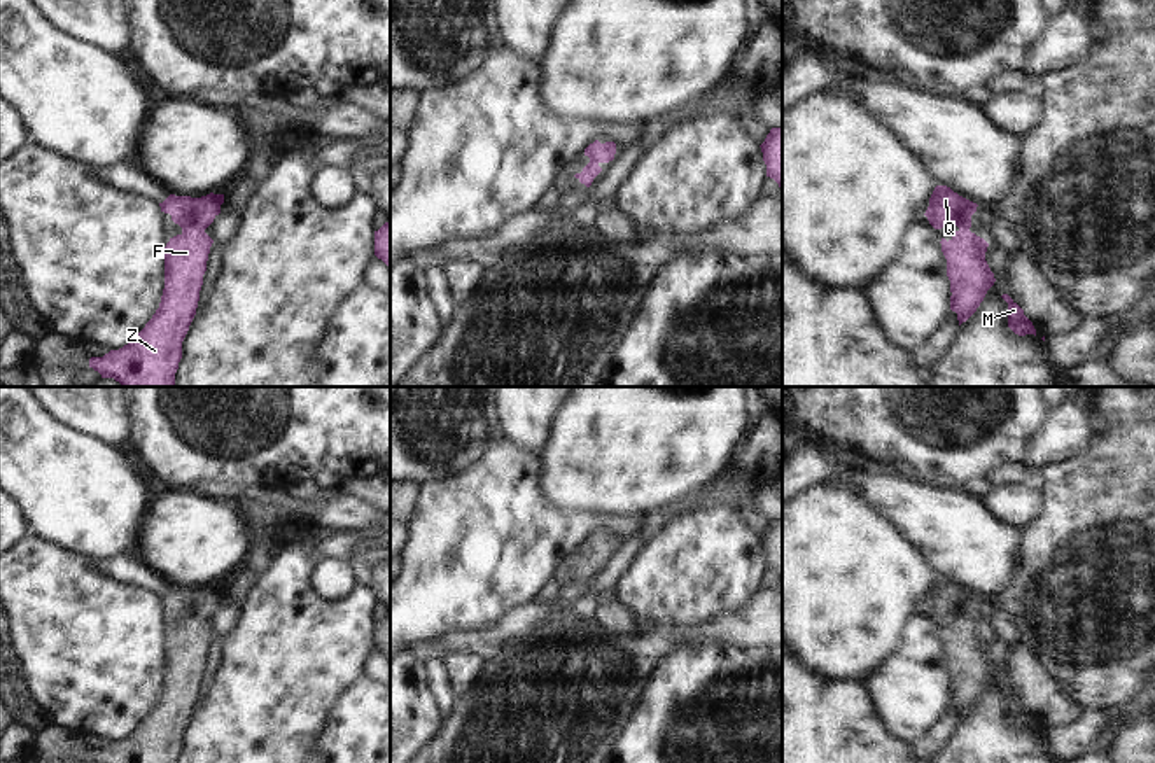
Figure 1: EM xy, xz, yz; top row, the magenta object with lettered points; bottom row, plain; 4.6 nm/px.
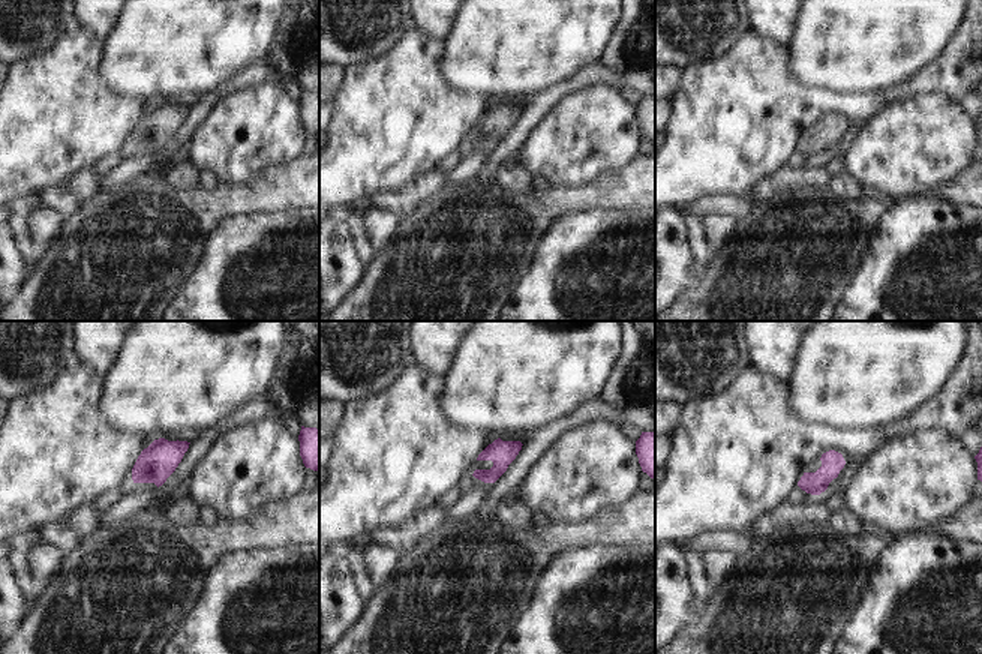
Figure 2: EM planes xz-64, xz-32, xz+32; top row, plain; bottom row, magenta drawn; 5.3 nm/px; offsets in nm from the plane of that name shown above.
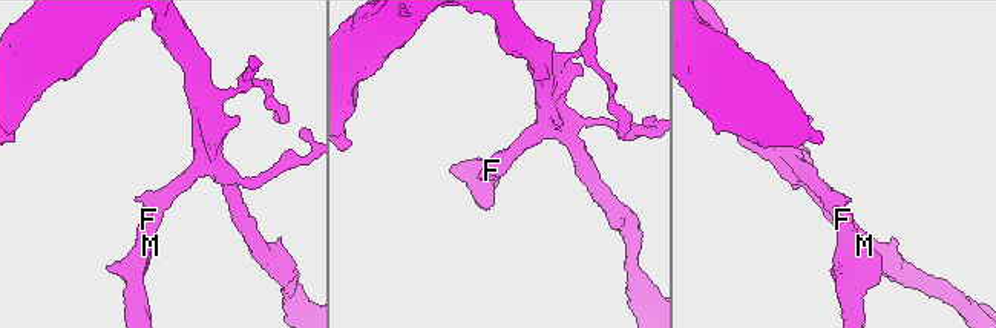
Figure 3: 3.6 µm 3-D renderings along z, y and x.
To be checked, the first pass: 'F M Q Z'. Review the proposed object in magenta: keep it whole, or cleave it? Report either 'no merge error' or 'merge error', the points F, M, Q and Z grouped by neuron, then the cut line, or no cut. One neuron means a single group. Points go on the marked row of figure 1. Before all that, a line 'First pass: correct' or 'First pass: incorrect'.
First pass: correct
no merge error | F M Q Z | no cut

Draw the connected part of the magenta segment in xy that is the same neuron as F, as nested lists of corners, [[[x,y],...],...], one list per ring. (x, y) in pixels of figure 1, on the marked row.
[[[170,194],[159,203],[182,233],[164,247],[164,289],[159,308],[122,348],[91,357],[89,368],[122,387],[175,387],[182,341],[196,315],[214,240],[205,229],[220,214],[224,194],[201,198]]]

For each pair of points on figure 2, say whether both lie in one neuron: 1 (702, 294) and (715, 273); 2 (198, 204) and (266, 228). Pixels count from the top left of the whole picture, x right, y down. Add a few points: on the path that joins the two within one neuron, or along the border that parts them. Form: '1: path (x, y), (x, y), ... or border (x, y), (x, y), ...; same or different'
1: path (706, 290), (715, 278); same
2: border (266, 212), (224, 216), (210, 230), (206, 240); different

